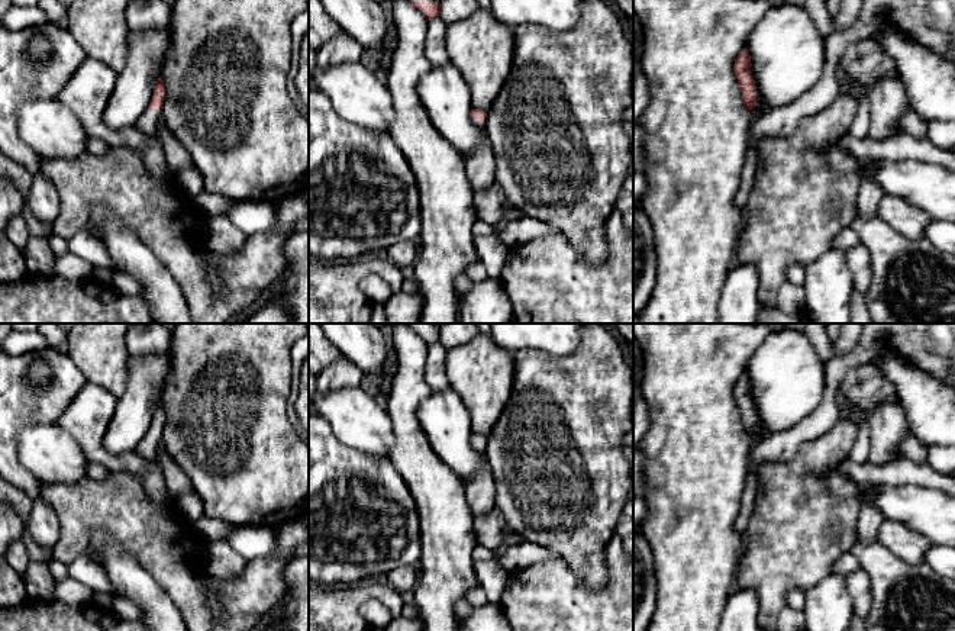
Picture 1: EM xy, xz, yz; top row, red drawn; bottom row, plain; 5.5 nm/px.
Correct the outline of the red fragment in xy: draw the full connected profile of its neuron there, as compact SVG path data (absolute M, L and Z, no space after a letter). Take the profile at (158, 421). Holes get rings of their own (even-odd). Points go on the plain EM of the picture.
M162 402L157 405L157 411L148 434L136 445L135 453L145 460L157 460L161 447L162 429L165 424L165 411Z

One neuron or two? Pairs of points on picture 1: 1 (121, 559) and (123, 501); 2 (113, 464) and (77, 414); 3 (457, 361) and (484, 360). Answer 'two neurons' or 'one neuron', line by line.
1: two neurons
2: one neuron
3: one neuron

